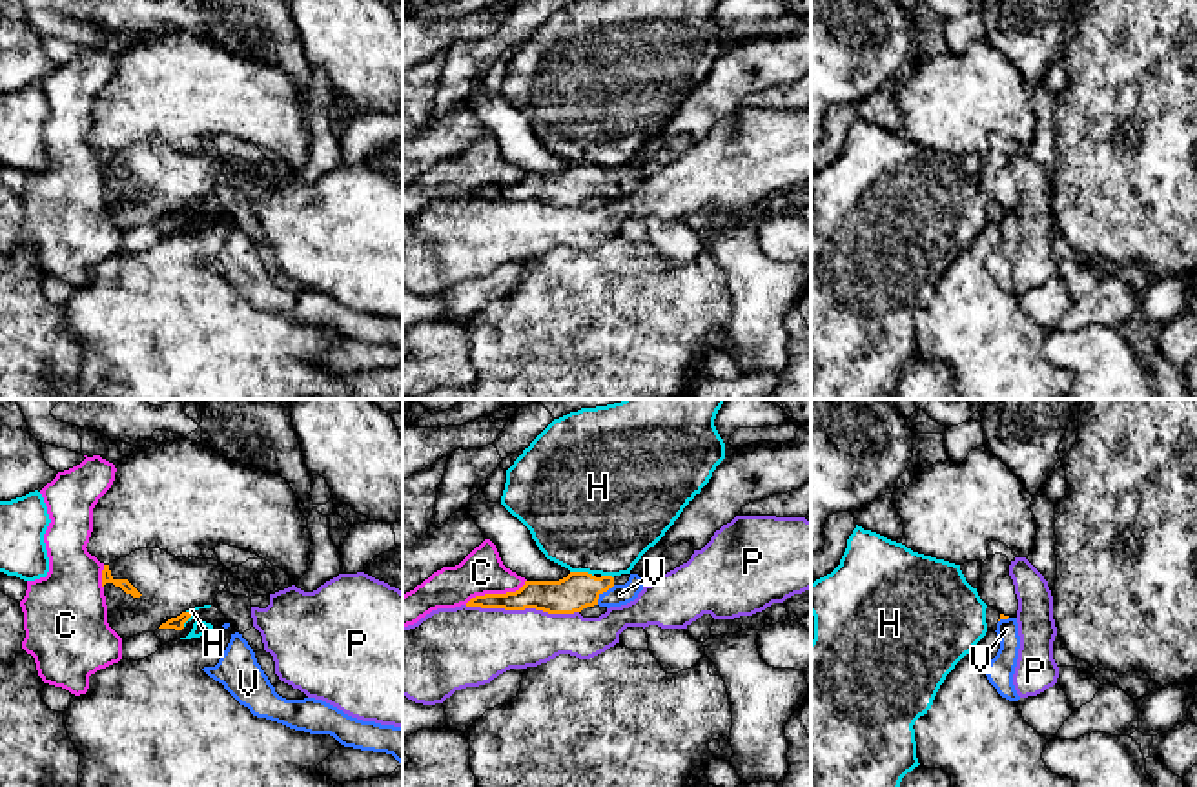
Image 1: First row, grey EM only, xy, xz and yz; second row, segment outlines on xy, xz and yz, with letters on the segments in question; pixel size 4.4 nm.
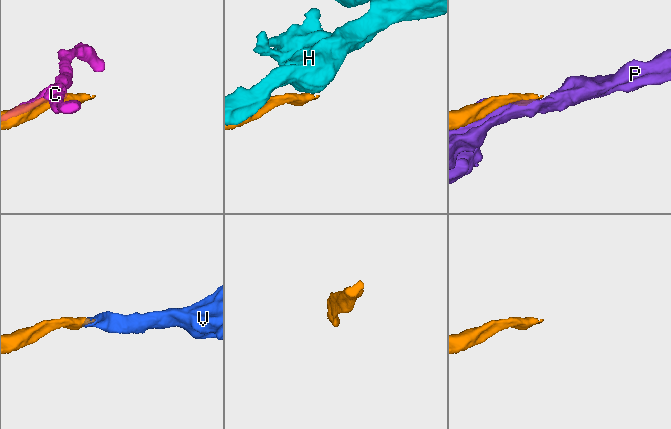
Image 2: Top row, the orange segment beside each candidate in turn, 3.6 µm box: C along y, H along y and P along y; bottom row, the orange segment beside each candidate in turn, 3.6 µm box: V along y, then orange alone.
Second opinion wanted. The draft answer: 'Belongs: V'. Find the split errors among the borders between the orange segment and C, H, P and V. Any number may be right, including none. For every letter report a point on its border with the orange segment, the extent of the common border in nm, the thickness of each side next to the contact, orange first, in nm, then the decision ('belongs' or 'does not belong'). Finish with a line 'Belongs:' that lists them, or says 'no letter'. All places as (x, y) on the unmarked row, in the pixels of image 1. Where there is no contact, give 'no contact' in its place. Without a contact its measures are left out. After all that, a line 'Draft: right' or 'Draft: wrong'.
C: xz (496, 186) | 300 nm | 140/190 nm | does not belong
H: xz (582, 164) | 110 nm | 160/500 nm | does not belong
P: xz (521, 201) | 500 nm | 160/320 nm | does not belong
V: xz (603, 183) | 120 nm | 160/100 nm | belongs
Belongs: V
Draft: right

